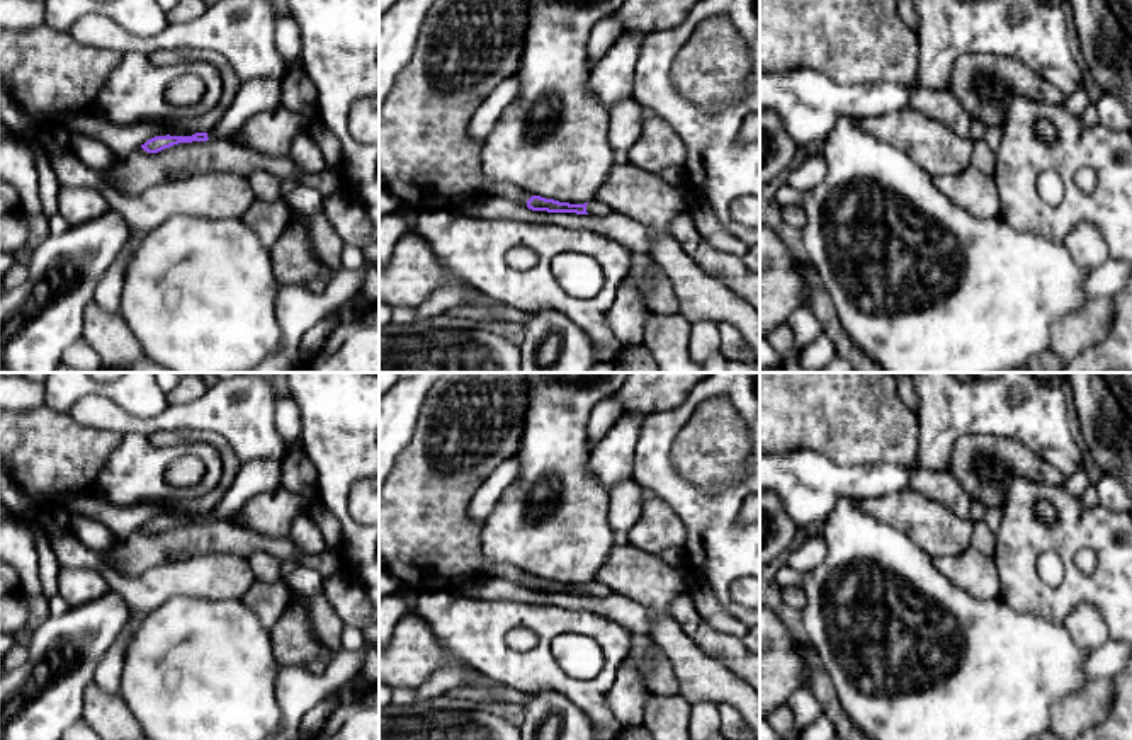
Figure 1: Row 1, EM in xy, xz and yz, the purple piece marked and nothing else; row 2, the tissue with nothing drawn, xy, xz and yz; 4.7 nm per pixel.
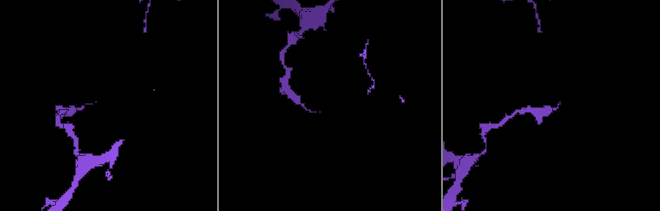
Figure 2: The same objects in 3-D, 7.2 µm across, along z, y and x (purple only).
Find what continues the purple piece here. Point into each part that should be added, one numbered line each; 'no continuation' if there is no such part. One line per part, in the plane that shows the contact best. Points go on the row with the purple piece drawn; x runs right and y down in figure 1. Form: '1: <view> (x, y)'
no continuation

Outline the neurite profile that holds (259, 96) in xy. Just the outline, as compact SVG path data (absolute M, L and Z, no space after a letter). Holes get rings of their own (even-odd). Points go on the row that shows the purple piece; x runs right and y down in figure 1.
M280 78L243 82L228 114L207 133L209 139L224 139L252 117L282 105Z

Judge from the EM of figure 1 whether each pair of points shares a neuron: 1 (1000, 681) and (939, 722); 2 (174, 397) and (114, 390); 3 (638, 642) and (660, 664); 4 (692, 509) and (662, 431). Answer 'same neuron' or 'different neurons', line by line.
1: same neuron
2: different neurons
3: same neuron
4: same neuron

